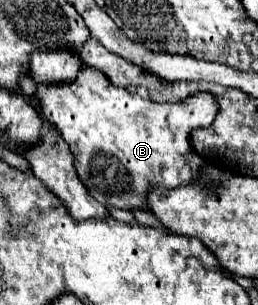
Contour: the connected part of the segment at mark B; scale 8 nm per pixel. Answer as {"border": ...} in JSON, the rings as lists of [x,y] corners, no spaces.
{"border":[[[81,67],[77,77],[73,81],[61,81],[57,85],[37,85],[37,81],[33,81],[31,75],[25,75],[21,77],[21,93],[27,97],[27,99],[35,99],[37,101],[37,107],[41,109],[43,117],[55,125],[55,129],[61,133],[61,137],[67,141],[73,157],[75,157],[75,169],[77,169],[77,175],[79,179],[83,181],[83,185],[87,187],[87,191],[101,203],[101,205],[113,205],[113,207],[119,207],[119,209],[147,209],[147,193],[149,189],[153,187],[167,187],[167,189],[173,189],[173,187],[179,187],[179,177],[192,177],[197,179],[199,177],[199,167],[203,163],[203,159],[193,153],[193,147],[189,143],[189,135],[191,135],[191,129],[197,129],[201,127],[201,119],[213,119],[217,115],[217,99],[201,89],[201,91],[195,91],[191,93],[187,99],[179,101],[179,103],[151,103],[147,99],[141,99],[137,93],[129,93],[127,89],[121,89],[121,87],[115,87],[101,71],[93,69],[93,67]]]}

